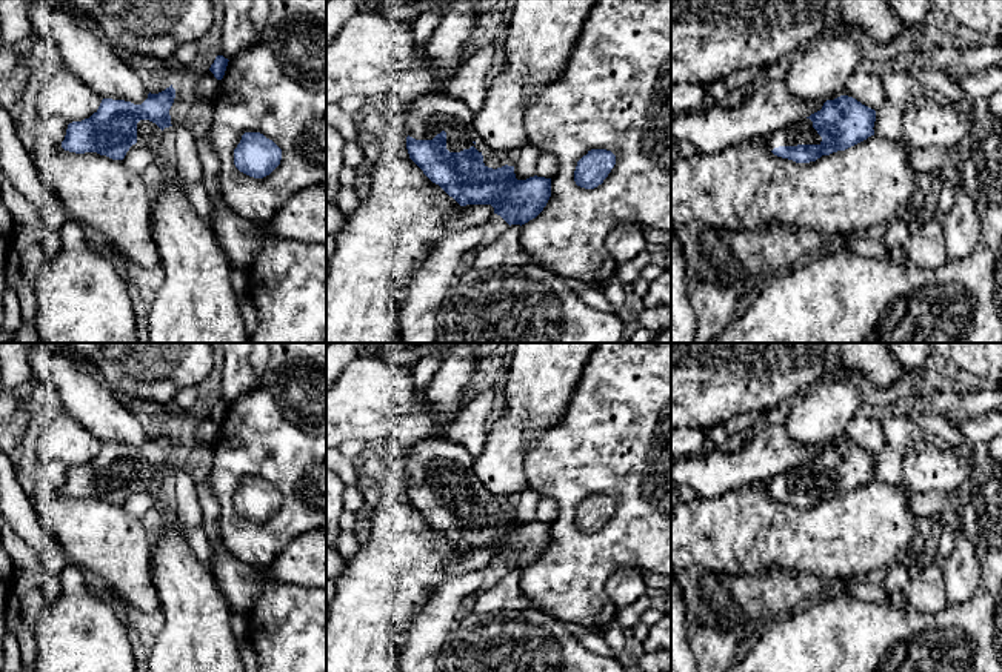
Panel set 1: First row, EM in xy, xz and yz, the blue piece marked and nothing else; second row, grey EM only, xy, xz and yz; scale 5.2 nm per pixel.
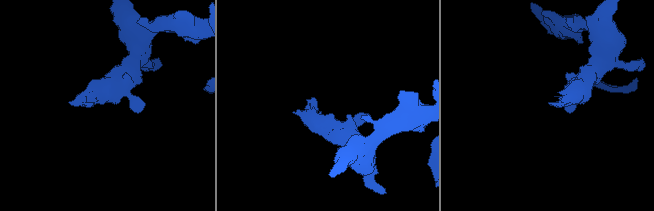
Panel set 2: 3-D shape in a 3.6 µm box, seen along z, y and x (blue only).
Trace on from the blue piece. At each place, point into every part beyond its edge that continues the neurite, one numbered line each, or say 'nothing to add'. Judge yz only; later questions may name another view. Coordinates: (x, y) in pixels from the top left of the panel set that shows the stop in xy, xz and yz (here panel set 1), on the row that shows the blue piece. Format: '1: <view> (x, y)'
1: yz (799, 133)

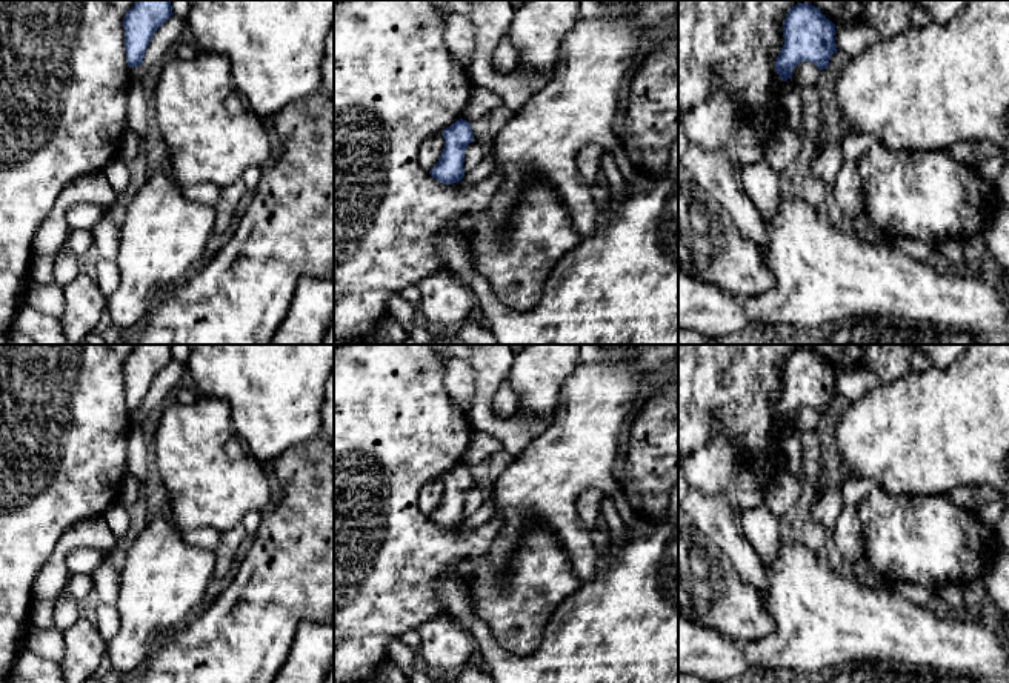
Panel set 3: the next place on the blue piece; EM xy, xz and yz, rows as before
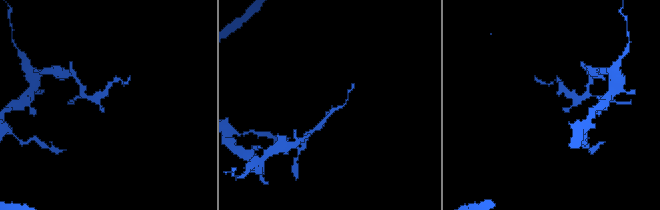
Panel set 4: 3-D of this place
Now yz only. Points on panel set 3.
nothing to add

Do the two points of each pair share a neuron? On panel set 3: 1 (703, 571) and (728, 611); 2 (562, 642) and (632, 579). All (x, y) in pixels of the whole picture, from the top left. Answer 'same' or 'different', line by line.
1: same
2: same

